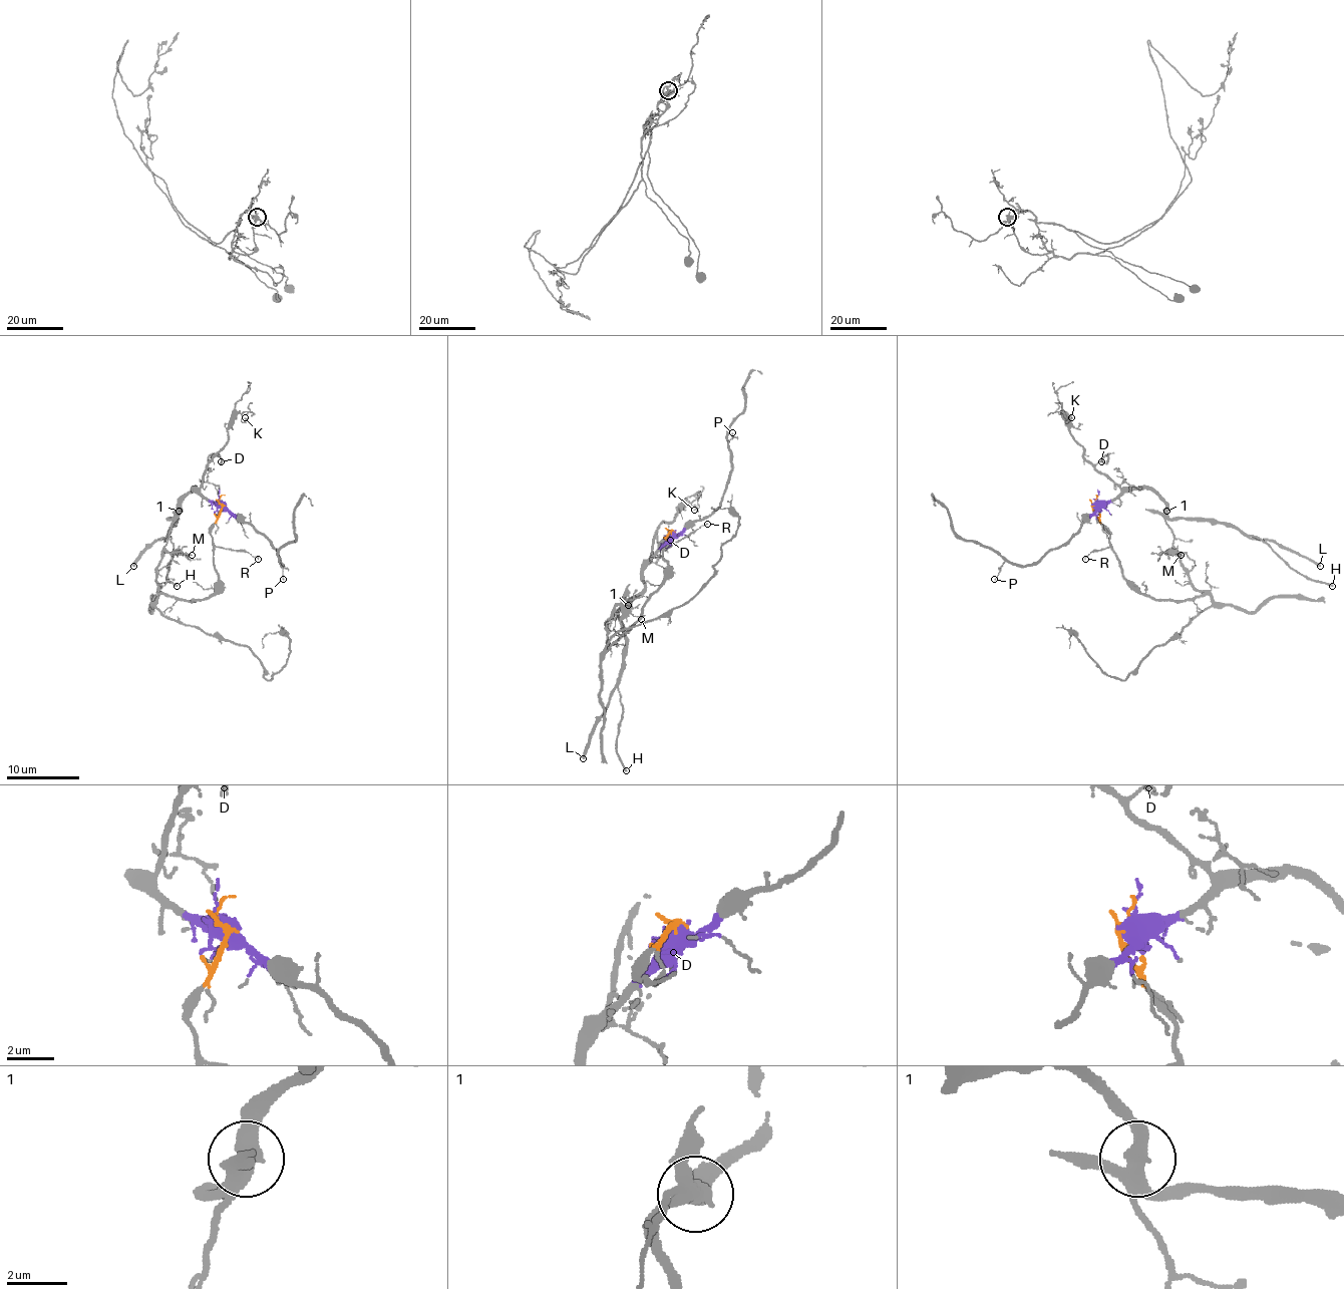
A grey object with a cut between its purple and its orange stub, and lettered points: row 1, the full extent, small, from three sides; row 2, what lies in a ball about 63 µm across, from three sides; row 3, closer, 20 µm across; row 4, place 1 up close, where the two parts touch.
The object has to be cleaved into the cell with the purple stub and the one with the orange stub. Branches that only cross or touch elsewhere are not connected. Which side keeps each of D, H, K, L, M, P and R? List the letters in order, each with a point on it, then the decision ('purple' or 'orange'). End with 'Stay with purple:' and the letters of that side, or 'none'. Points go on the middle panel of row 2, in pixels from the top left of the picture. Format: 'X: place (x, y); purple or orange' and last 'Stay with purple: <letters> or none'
D: place (670, 540); purple
H: place (626, 770); purple
K: place (694, 510); purple
L: place (583, 758); purple
M: place (641, 619); orange
P: place (732, 432); purple
R: place (707, 524); orange
Stay with purple: D, H, K, L, P

